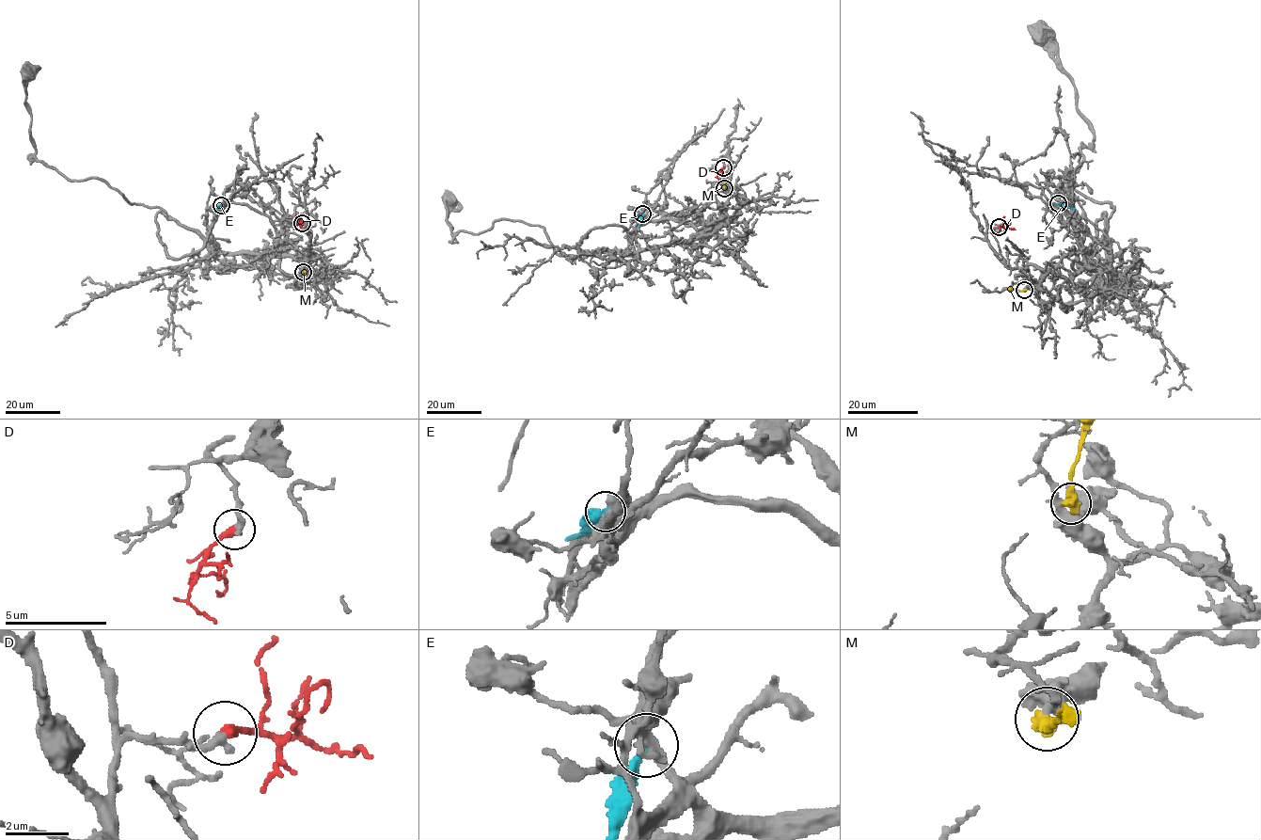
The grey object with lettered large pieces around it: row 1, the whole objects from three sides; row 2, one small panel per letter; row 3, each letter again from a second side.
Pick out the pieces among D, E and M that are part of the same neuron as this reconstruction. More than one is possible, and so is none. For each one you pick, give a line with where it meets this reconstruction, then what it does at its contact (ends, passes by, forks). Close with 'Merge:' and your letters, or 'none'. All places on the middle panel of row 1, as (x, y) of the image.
D: meets grey at (723, 167); it ends there
Merge: D

